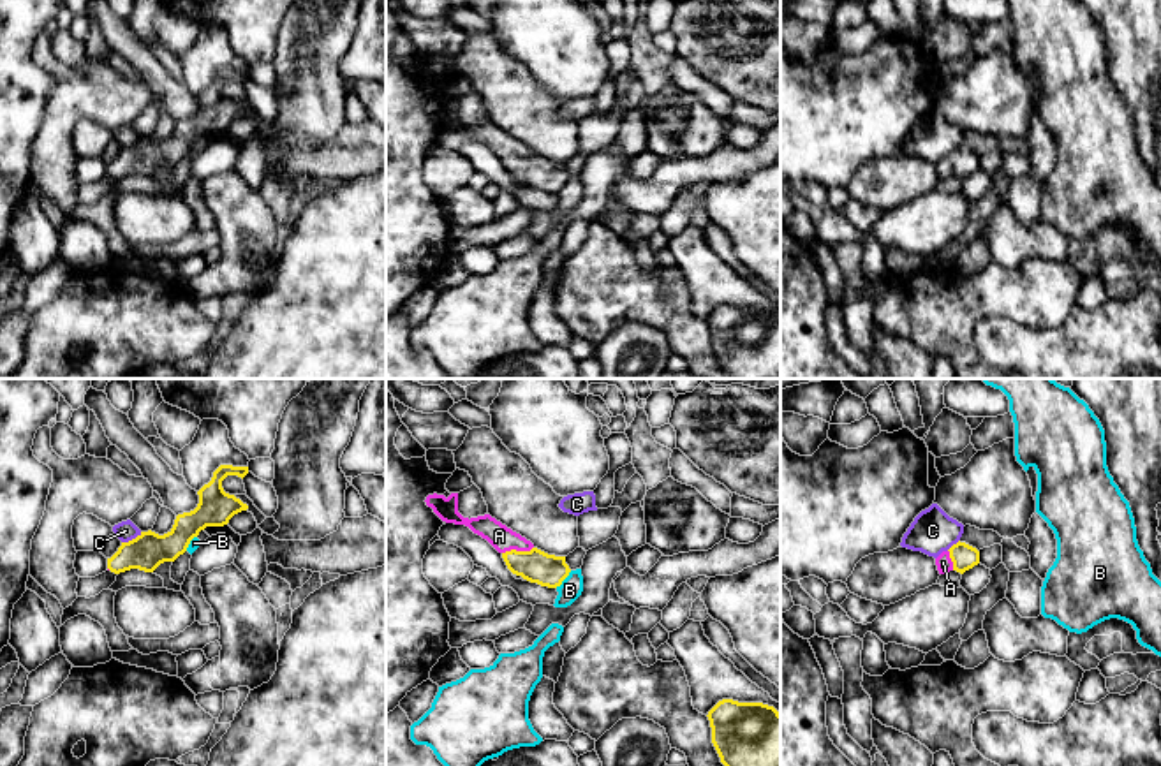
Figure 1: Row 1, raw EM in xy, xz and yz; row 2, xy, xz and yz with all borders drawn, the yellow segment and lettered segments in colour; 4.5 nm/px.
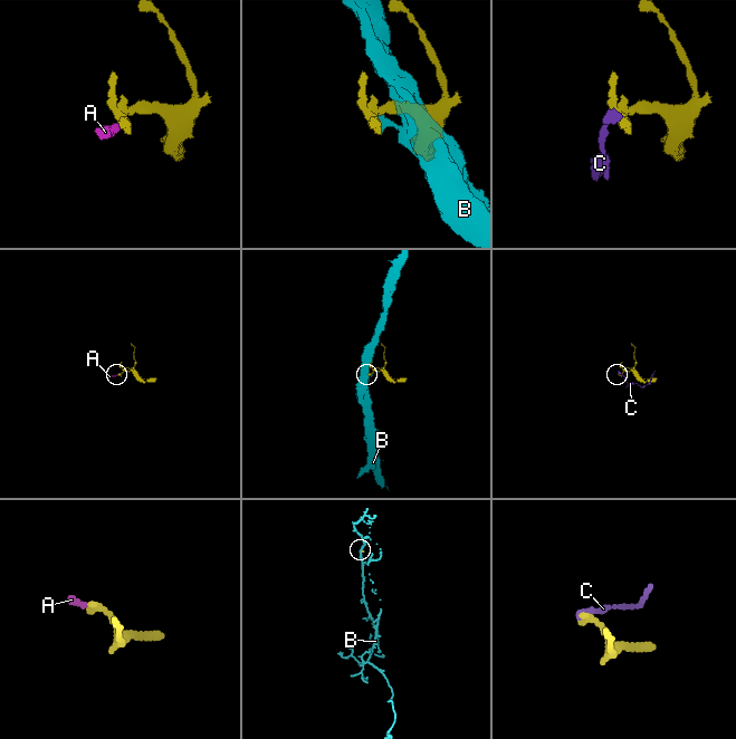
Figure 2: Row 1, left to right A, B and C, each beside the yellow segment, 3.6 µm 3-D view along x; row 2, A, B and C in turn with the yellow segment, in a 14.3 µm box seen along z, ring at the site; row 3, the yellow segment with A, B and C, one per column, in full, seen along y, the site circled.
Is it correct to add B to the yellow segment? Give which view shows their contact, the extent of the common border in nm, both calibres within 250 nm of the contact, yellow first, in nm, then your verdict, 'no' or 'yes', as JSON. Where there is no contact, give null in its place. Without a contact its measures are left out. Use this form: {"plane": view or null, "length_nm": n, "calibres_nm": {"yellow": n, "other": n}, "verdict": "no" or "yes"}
{"plane": "xz", "length_nm": 110, "calibres_nm": {"yellow": 150, "other": 100}, "verdict": "no"}

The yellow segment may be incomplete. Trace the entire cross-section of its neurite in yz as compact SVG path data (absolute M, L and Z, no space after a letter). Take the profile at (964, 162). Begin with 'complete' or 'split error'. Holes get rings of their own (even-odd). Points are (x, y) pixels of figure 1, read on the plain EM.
split error; M960 146L935 164L939 180L946 180L950 176L964 180L965 176L972 174L978 169L980 157Z

